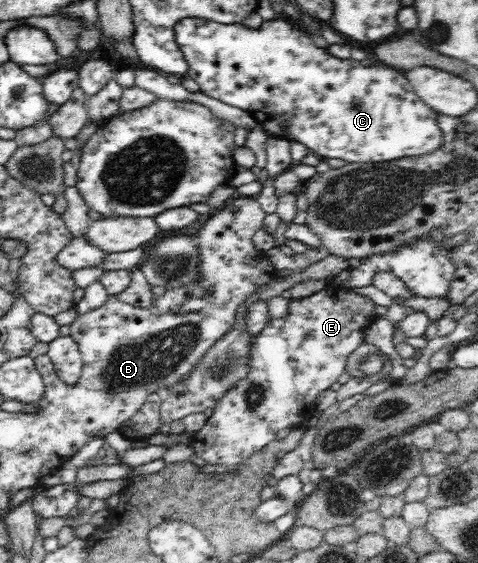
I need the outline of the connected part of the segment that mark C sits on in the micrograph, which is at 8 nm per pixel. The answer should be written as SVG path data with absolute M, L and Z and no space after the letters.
M283 16L263 21L259 28L248 28L243 23L223 24L201 18L185 18L176 24L176 44L189 63L189 70L185 77L192 78L198 84L200 92L205 96L245 110L253 116L257 122L257 127L269 136L303 144L307 150L319 157L339 159L349 164L361 162L375 164L375 162L394 162L395 160L403 160L403 158L433 154L433 152L441 150L443 146L443 131L437 122L437 112L418 98L413 90L413 85L406 79L402 71L387 65L366 67L361 65L361 61L338 59L327 49L319 48L303 28L289 22Z

